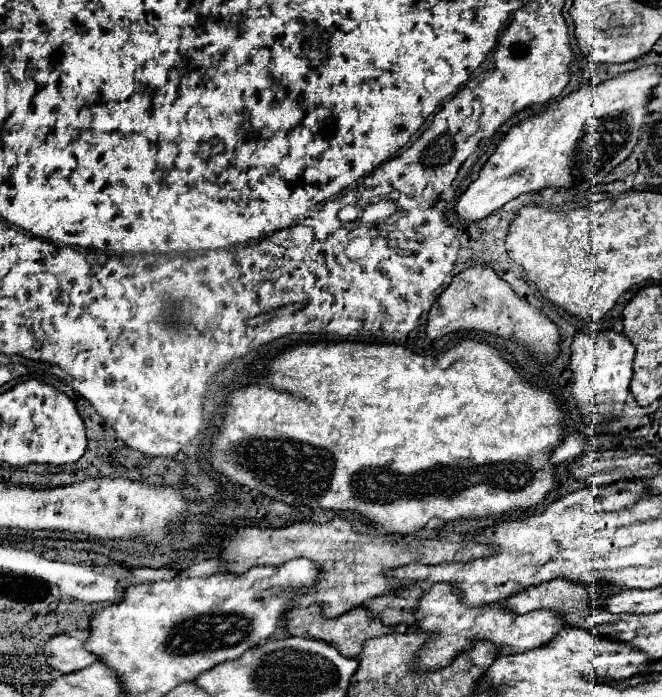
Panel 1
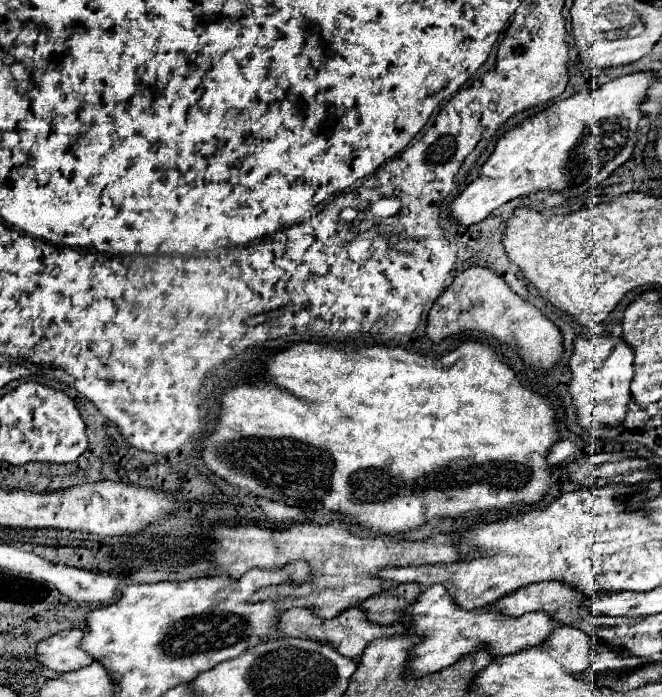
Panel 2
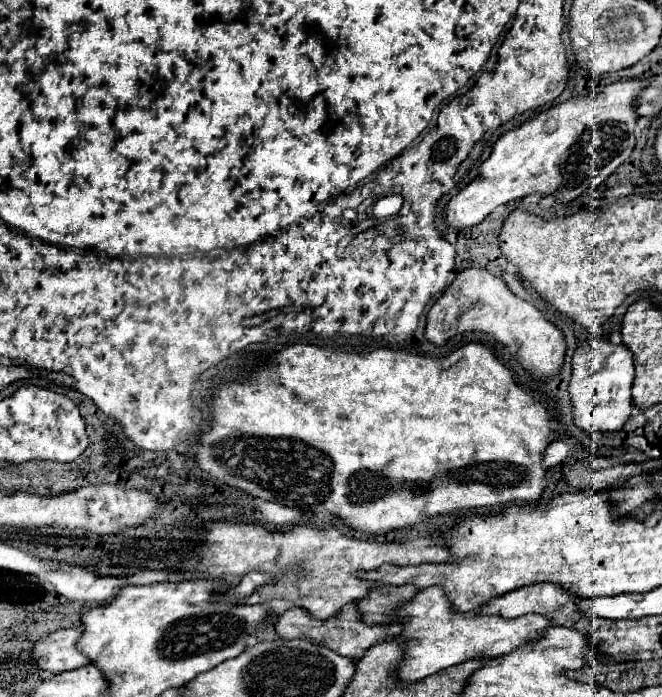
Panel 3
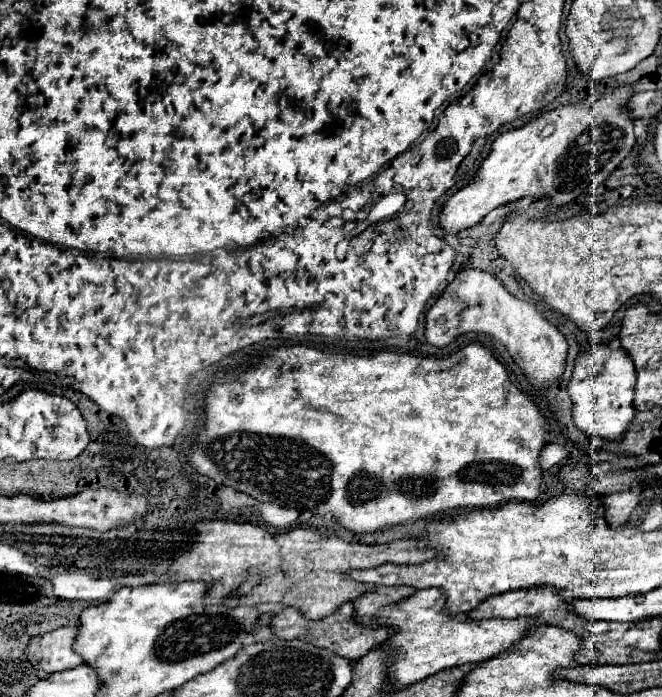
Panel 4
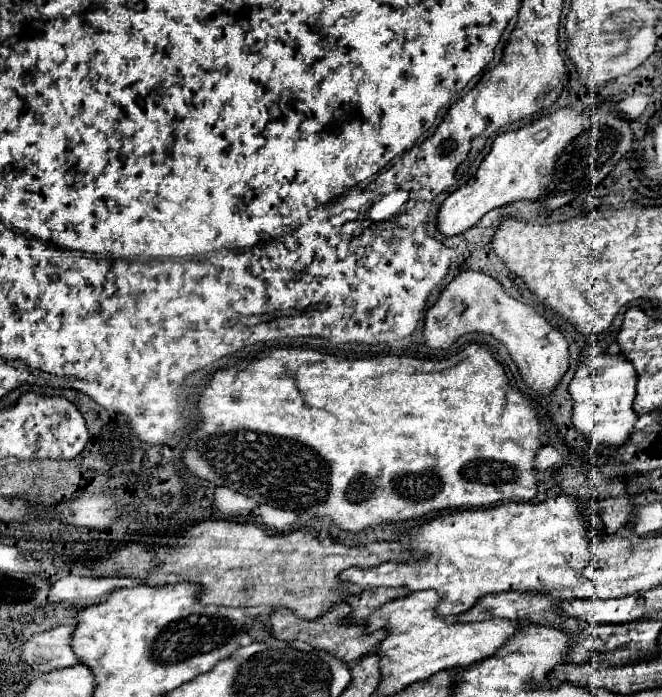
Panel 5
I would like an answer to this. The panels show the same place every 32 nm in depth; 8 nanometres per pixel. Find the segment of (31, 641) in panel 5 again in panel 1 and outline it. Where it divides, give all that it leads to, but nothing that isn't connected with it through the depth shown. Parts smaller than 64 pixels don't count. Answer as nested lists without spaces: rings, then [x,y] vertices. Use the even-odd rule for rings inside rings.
[[[88,630],[64,632],[46,640],[40,650],[46,654],[46,662],[50,668],[70,674],[98,662],[96,656],[84,648],[86,638],[88,638]]]

